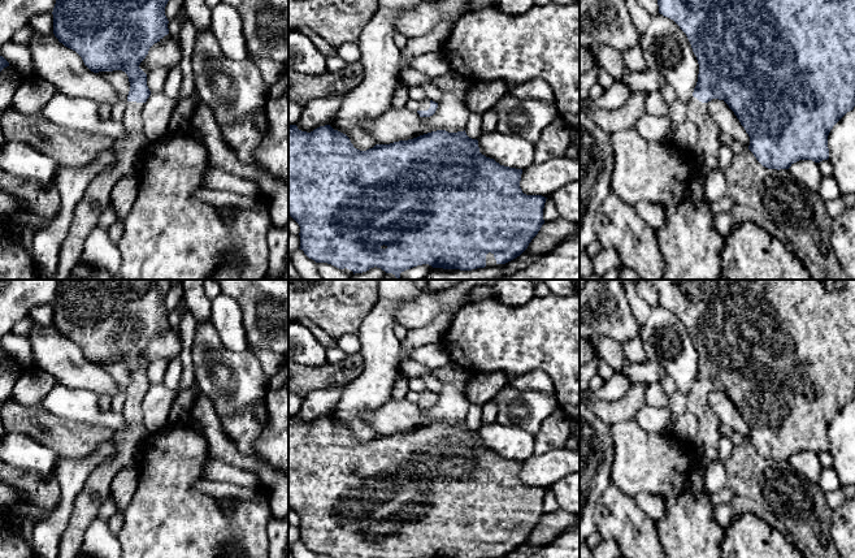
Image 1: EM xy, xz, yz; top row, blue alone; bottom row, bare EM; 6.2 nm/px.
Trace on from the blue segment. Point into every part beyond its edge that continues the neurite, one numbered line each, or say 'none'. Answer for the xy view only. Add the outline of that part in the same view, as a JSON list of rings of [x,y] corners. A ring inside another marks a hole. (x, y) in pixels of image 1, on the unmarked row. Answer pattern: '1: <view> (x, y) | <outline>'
1: xy (131, 441) | [[[127,393],[122,410],[126,425],[122,431],[114,432],[116,453],[87,477],[77,496],[69,524],[61,536],[57,558],[75,558],[81,554],[84,532],[108,499],[116,475],[125,467],[136,466],[144,453],[152,433],[144,425],[143,397],[144,394]]]

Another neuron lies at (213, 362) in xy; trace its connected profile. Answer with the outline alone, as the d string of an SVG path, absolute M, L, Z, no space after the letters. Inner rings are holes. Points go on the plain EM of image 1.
M211 320L198 323L191 351L196 385L213 402L221 420L234 416L239 410L257 399L264 399L269 386L269 377L264 373L259 359L249 349L242 352L227 350Z

